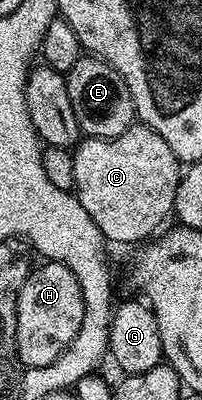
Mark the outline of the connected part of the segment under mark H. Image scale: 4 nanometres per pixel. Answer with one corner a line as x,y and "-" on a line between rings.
60,261
40,264
44,265
38,266
37,269
35,266
29,272
16,304
16,350
24,369
41,369
54,363
54,359
63,355
66,347
74,343
74,335
78,335
78,327
82,327
82,315
84,314
82,287
74,271
70,271
70,267
66,267

